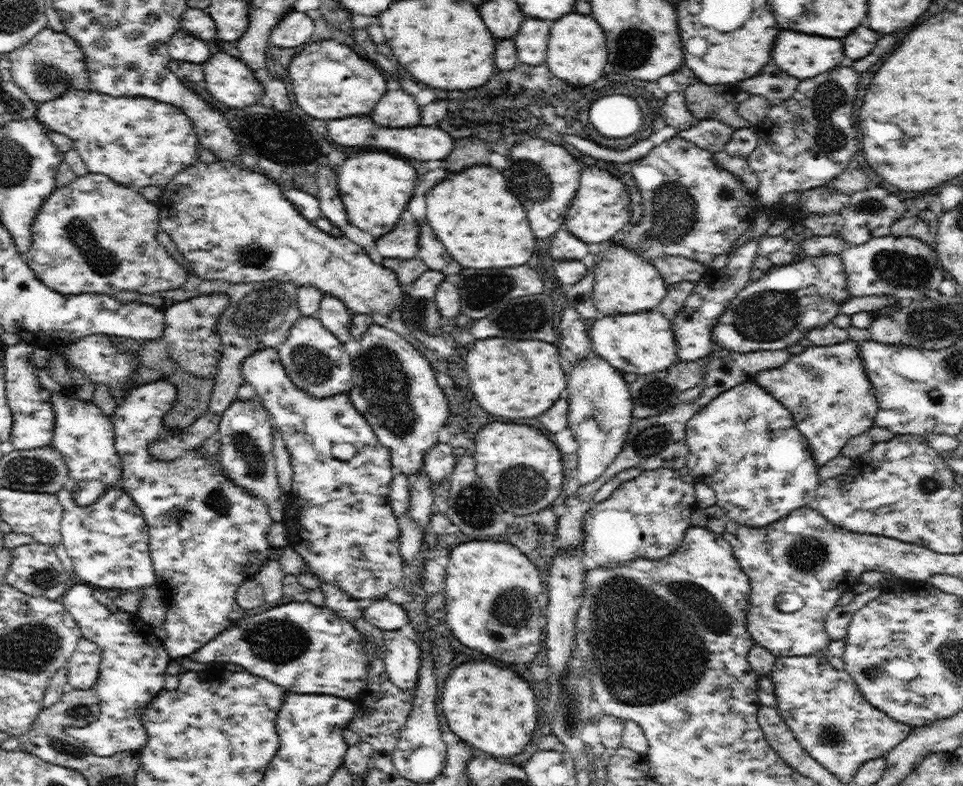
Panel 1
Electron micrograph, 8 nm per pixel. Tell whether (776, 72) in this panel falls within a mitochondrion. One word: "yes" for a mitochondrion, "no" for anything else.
no

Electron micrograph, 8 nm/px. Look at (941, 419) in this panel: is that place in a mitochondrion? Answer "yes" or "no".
no

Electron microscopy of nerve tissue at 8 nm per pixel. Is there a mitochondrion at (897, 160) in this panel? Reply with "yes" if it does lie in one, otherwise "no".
no

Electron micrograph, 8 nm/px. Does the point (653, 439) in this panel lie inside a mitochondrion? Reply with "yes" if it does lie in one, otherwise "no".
yes

